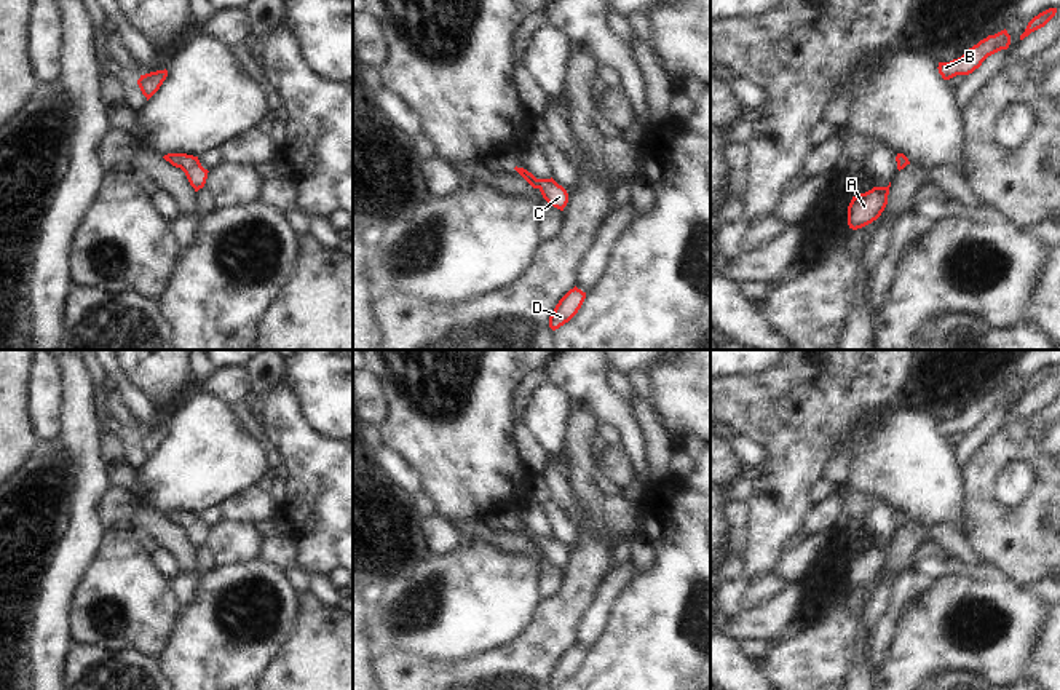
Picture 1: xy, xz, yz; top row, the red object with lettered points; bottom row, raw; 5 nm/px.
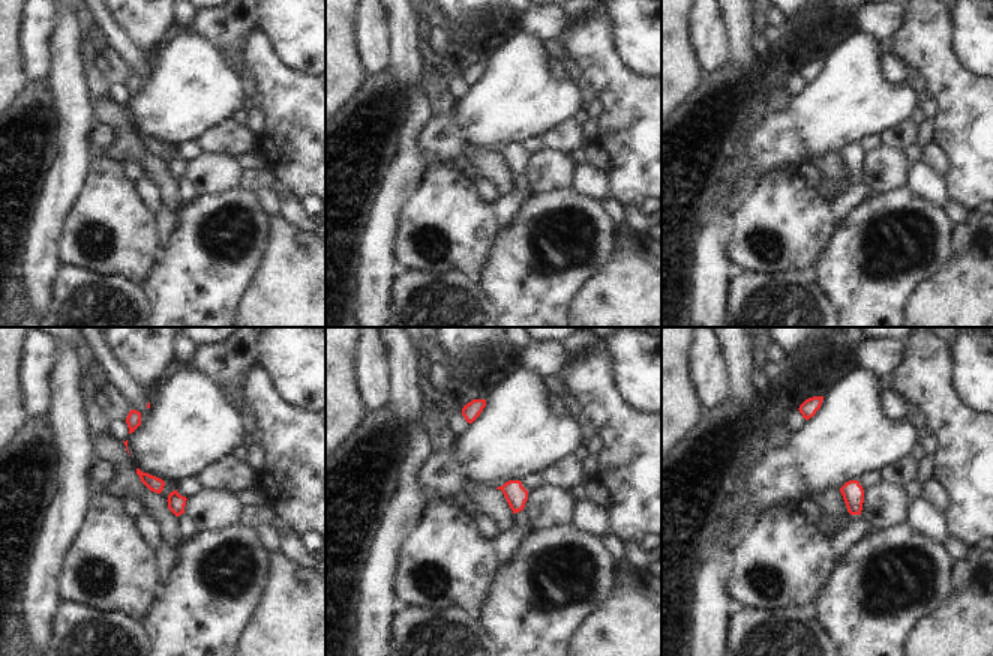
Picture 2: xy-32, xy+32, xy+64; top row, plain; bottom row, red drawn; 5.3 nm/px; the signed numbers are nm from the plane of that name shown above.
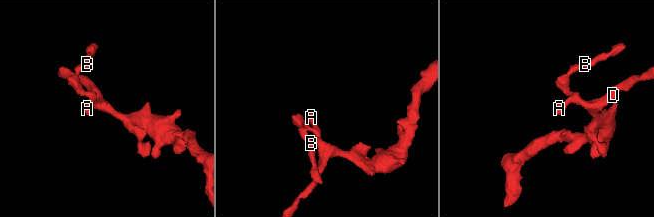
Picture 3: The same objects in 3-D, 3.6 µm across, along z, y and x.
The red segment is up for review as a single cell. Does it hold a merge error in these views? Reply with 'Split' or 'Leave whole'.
Leave whole.

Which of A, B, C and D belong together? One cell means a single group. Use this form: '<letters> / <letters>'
A B C D

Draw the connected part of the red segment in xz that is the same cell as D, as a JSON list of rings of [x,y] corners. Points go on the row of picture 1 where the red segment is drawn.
[[[576,286],[570,289],[556,305],[554,311],[549,316],[549,327],[552,331],[559,329],[565,323],[568,323],[581,308],[586,299],[586,292],[578,289]]]

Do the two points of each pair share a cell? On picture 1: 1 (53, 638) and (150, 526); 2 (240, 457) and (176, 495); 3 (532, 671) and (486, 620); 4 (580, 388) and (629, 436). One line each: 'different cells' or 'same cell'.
1: different cells
2: same cell
3: different cells
4: same cell

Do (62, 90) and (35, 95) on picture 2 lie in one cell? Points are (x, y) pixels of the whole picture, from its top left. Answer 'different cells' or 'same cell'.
same cell

